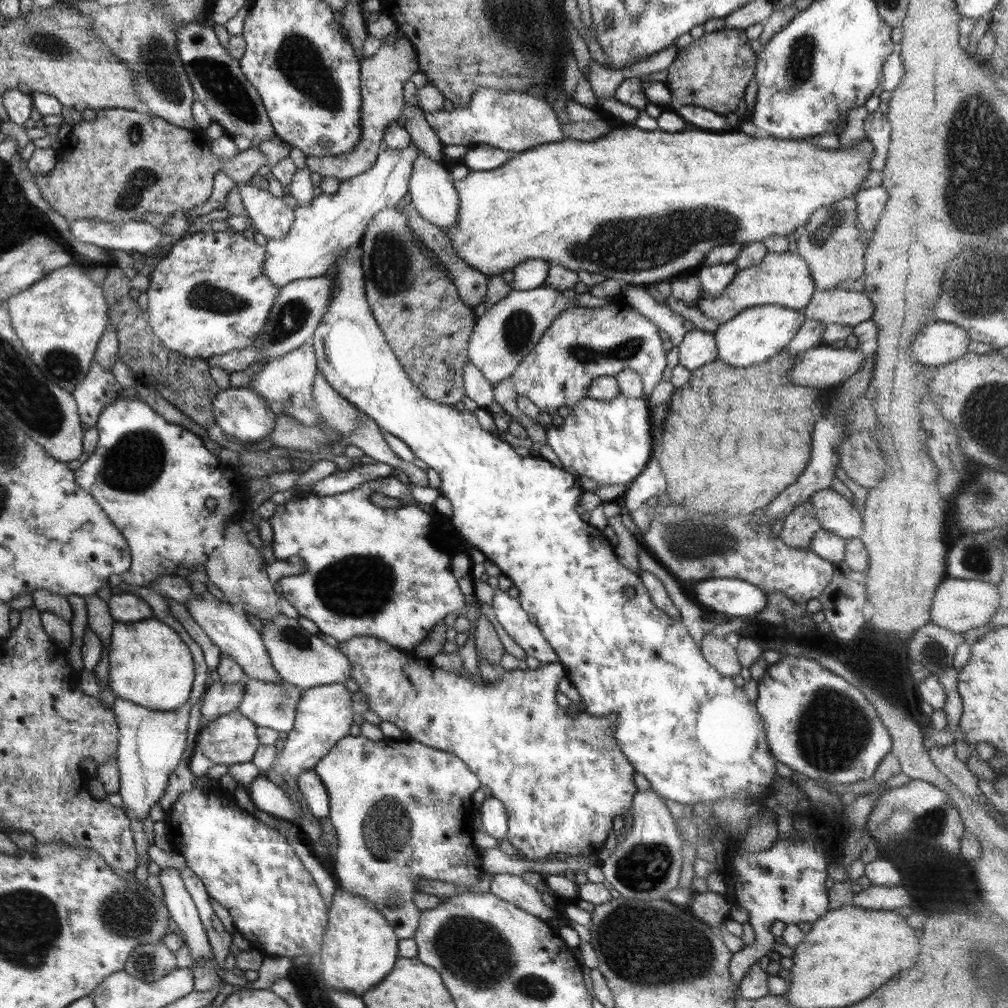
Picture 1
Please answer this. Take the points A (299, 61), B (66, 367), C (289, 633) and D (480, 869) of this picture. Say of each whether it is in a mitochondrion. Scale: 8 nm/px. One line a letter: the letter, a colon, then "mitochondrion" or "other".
A: mitochondrion
B: mitochondrion
C: mitochondrion
D: other

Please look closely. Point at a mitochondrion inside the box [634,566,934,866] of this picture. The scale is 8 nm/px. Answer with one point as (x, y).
(831, 733)

